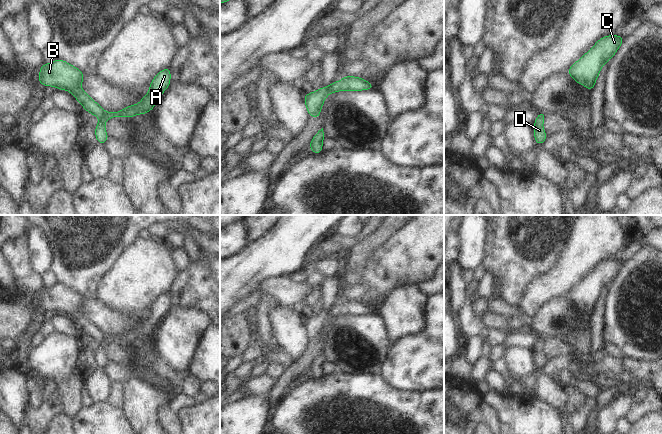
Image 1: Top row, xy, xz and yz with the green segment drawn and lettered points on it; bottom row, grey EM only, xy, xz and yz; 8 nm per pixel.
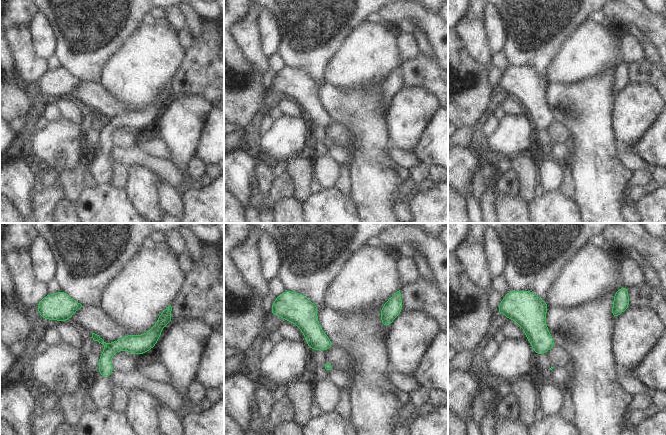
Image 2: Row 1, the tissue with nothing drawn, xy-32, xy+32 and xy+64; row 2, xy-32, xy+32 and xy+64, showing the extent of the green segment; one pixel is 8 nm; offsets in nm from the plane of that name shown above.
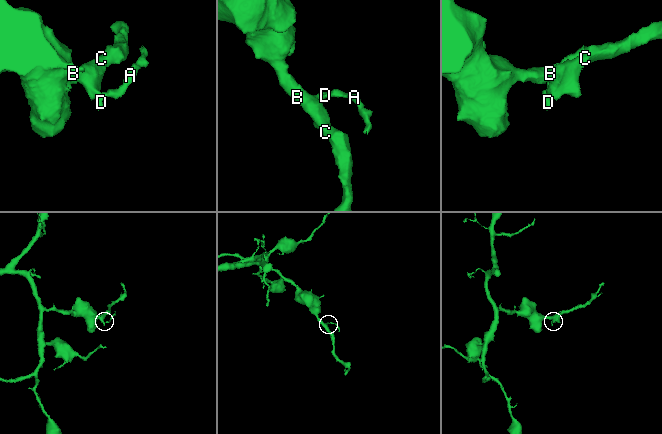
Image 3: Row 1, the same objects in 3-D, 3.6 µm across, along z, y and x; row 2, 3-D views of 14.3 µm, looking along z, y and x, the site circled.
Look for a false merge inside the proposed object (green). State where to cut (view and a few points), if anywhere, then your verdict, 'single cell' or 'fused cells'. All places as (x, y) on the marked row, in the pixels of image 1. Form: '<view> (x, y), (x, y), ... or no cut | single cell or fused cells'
xy (106, 112), (100, 119) | fused cells

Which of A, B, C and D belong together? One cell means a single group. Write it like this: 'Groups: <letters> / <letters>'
Groups: A D / B C.

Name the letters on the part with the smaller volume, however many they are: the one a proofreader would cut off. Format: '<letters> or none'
A, D

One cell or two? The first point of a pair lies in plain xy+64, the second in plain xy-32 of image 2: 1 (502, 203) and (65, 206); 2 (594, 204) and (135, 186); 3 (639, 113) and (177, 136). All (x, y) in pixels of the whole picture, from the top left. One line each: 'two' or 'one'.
1: one
2: one
3: one

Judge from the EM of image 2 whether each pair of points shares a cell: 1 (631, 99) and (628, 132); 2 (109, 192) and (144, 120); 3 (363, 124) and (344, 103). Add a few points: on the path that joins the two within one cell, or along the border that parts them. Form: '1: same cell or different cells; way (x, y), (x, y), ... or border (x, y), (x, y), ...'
1: same cell; way (631, 107), (629, 124)
2: different cells; border (110, 183), (97, 185)
3: same cell; way (360, 119), (349, 108)

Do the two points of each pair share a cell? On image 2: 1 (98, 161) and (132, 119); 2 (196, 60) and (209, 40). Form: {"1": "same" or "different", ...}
{"1": "same", "2": "same"}

